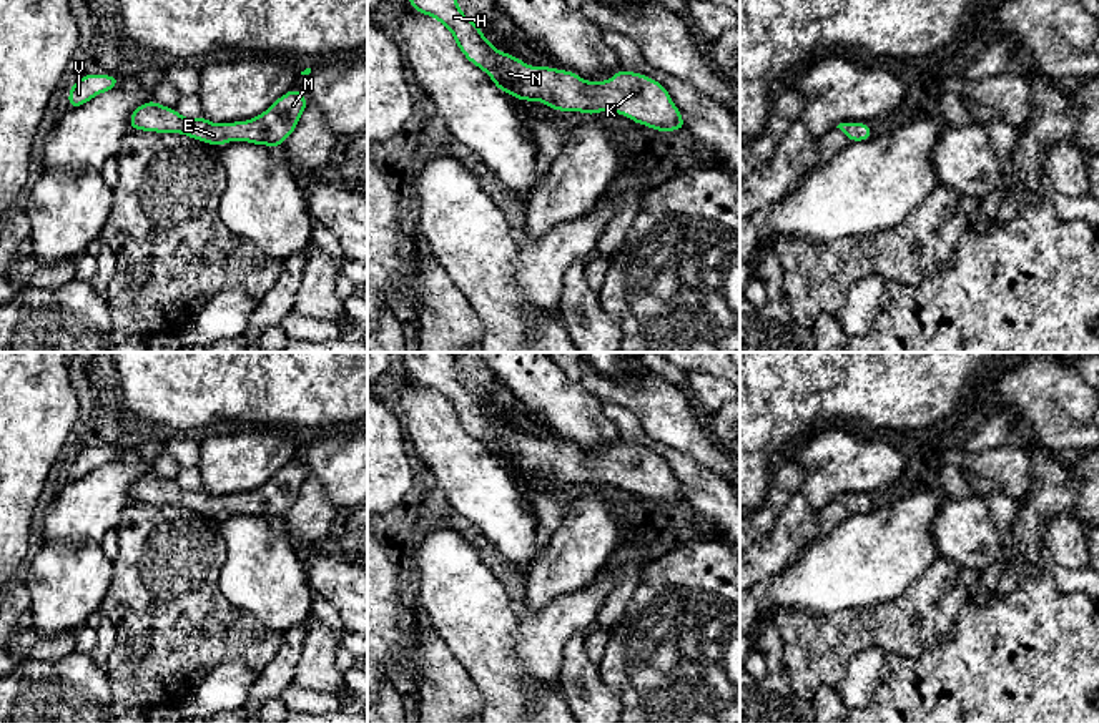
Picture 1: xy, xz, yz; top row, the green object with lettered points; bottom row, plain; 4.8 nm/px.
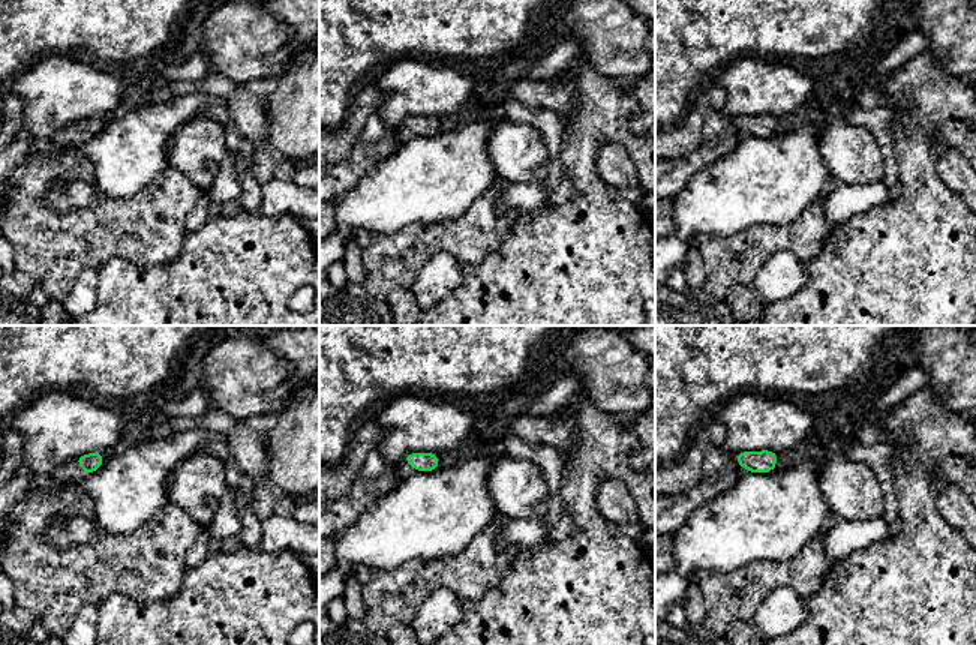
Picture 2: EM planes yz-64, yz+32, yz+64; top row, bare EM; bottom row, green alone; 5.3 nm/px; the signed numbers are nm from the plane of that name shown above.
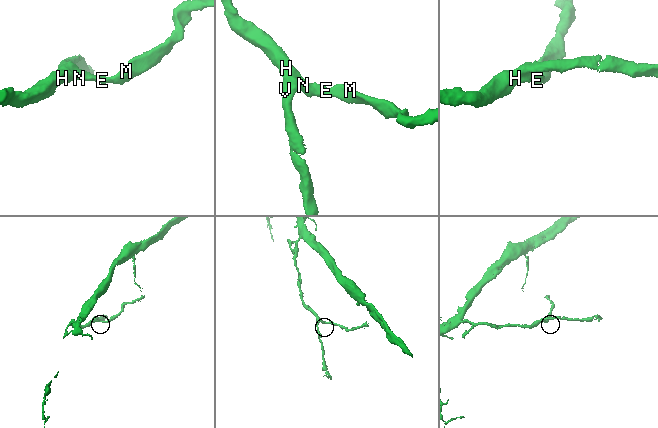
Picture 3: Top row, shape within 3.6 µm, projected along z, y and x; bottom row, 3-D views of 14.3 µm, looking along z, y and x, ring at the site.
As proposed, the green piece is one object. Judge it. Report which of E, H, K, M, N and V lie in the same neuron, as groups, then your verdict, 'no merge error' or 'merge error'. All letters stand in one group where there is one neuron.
E H K M N V | no merge error

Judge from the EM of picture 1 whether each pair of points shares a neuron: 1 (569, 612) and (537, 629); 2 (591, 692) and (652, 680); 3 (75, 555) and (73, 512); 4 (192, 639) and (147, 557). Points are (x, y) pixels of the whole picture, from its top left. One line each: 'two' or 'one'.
1: one
2: two
3: two
4: one

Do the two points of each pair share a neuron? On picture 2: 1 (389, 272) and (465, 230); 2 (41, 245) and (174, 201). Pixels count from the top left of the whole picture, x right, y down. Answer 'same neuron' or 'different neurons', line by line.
1: same neuron
2: same neuron

